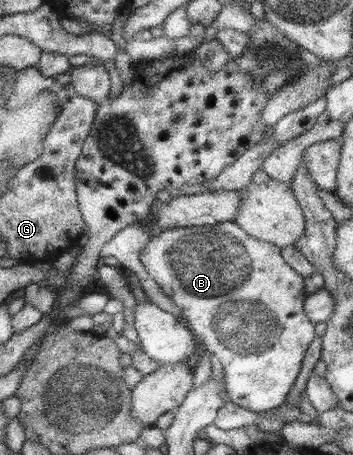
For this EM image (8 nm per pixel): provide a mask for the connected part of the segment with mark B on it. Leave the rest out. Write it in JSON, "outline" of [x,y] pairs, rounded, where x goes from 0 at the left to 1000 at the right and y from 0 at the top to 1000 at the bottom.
{"outline":[[[643,484],[606,497],[465,503],[448,519],[433,519],[422,527],[414,545],[397,558],[397,571],[425,600],[425,607],[453,626],[459,642],[479,651],[504,670],[504,677],[516,679],[527,712],[547,730],[552,745],[575,752],[578,765],[620,787],[637,813],[637,853],[643,853],[649,879],[674,892],[686,892],[686,897],[700,897],[705,903],[728,908],[796,892],[813,877],[824,848],[833,848],[844,826],[856,824],[847,813],[856,804],[858,787],[873,769],[873,758],[895,738],[892,708],[878,703],[864,684],[864,655],[873,644],[861,633],[864,609],[844,602],[805,571],[796,547],[776,536],[742,532],[742,527],[708,519],[677,492],[669,492],[669,486]]]}

